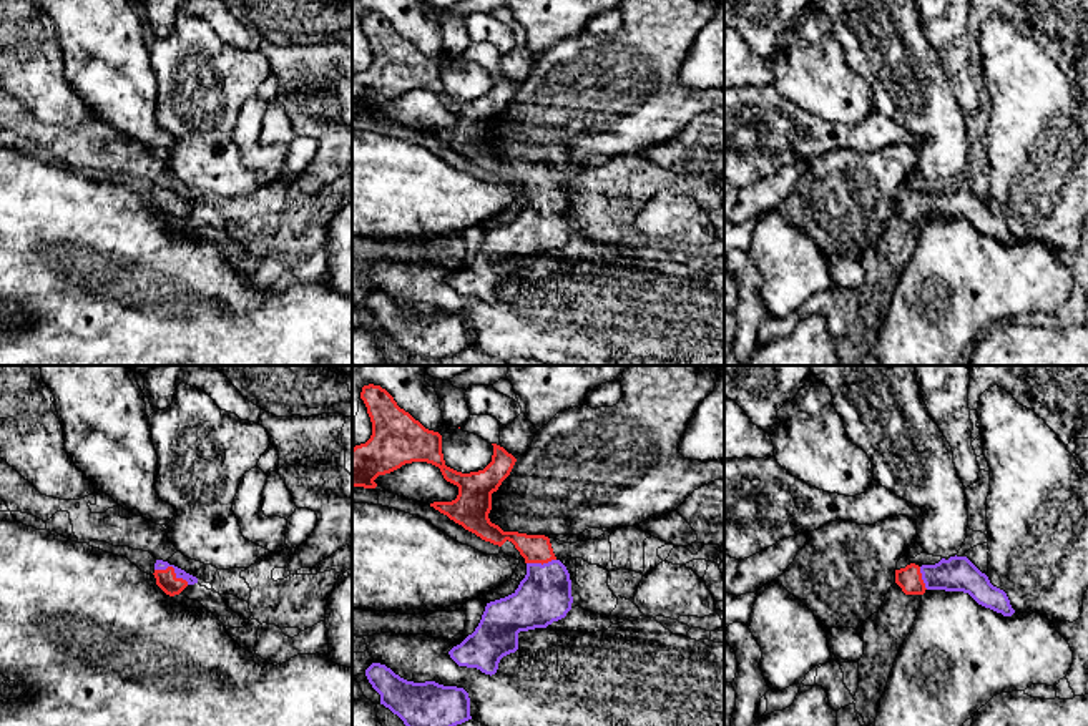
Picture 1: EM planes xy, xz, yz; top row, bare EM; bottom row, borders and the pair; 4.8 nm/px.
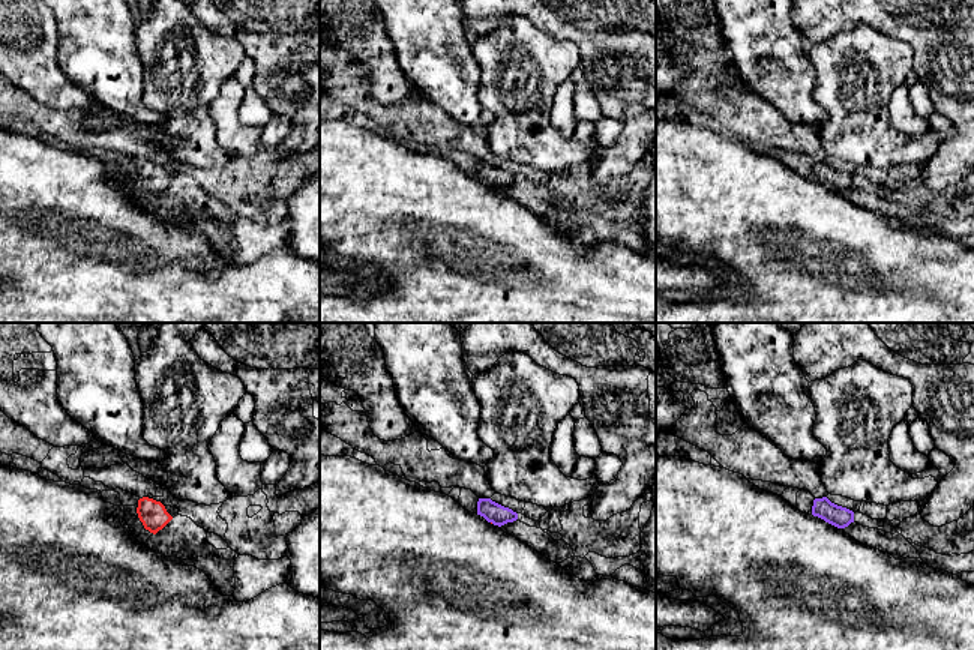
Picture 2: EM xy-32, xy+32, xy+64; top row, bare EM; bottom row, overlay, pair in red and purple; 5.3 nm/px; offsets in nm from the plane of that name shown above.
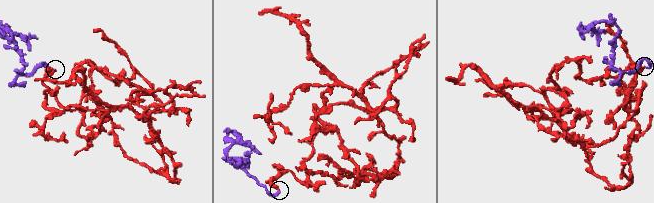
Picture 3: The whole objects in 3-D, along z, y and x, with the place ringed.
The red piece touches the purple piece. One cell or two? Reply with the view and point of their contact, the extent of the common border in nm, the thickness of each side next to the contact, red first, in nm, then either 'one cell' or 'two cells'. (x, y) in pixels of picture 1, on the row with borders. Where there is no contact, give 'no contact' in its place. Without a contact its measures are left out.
xy (173, 569) | 180 nm | 100/50 nm | one cell

